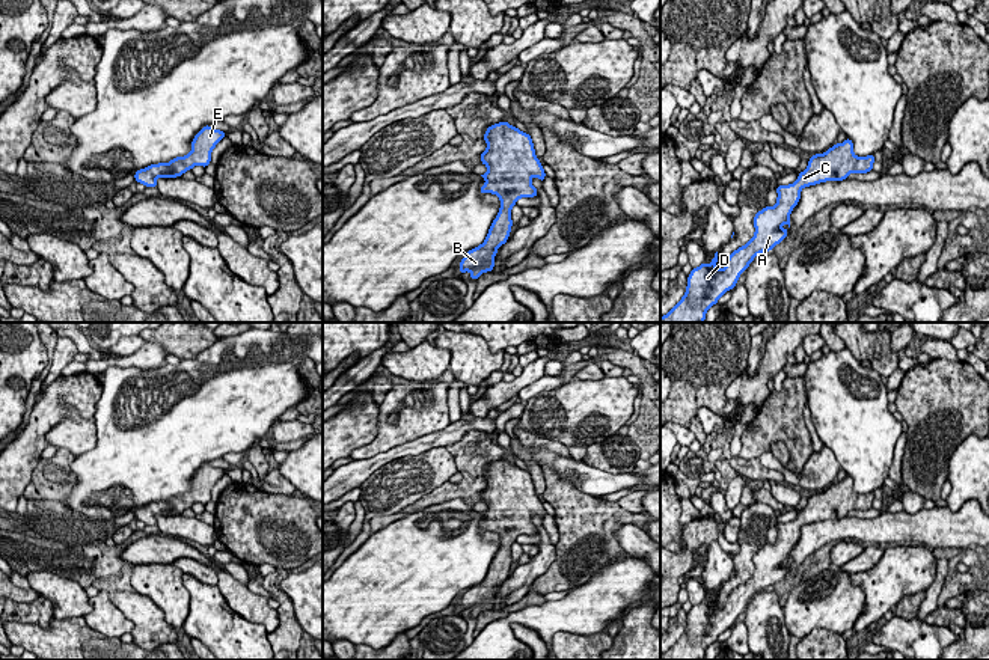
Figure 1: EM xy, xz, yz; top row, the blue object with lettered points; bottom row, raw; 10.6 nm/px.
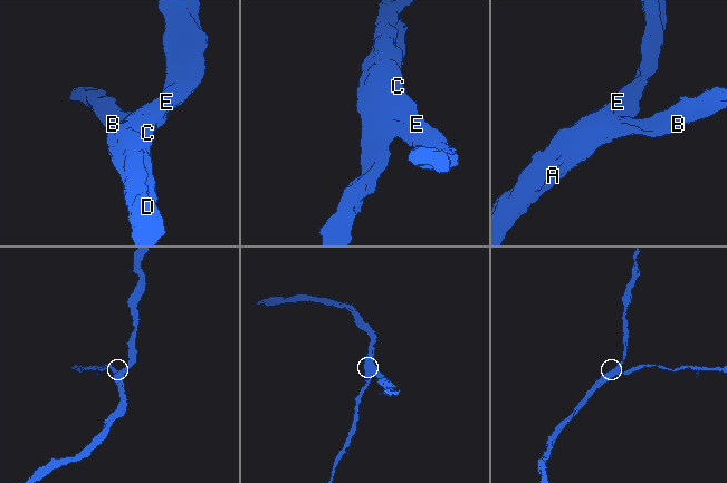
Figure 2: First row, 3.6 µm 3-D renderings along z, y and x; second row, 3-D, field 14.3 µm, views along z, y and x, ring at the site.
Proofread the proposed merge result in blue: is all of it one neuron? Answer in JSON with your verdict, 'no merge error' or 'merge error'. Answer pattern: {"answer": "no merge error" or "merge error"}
{"answer": "no merge error"}

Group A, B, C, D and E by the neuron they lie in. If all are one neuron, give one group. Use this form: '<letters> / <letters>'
A B C D E

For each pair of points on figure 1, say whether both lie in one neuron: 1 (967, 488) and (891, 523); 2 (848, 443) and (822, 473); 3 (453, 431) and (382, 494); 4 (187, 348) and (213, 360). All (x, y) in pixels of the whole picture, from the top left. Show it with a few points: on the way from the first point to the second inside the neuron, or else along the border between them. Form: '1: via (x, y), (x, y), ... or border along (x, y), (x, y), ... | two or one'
1: border along (973, 498), (956, 511), (947, 507) | two
2: border along (823, 445), (831, 451), (842, 469) | two
3: border along (445, 446), (433, 446), (418, 454), (400, 457) | two
4: border along (217, 338), (193, 357), (181, 359) | two

